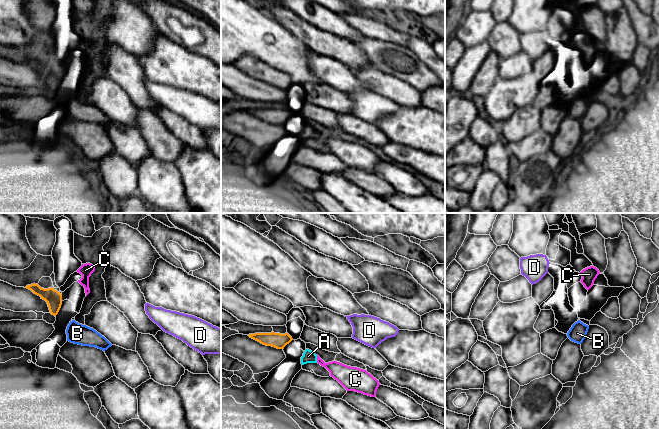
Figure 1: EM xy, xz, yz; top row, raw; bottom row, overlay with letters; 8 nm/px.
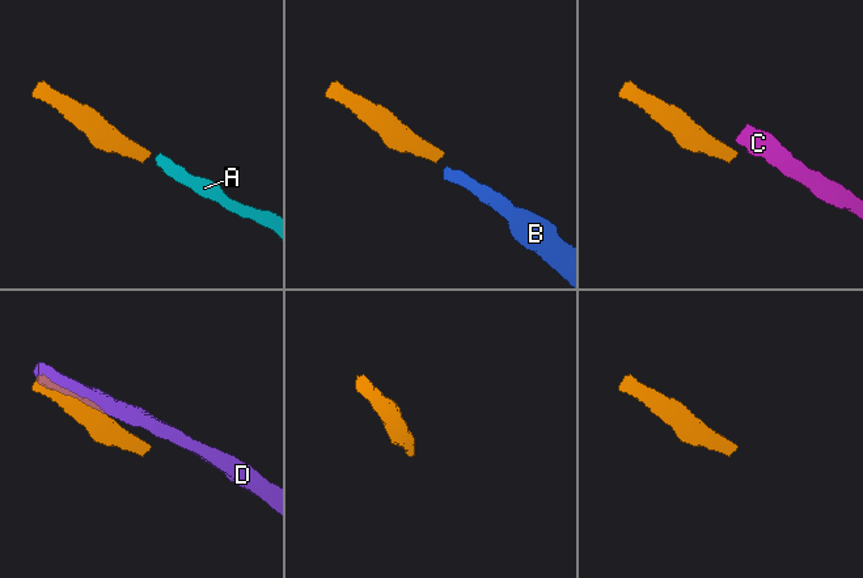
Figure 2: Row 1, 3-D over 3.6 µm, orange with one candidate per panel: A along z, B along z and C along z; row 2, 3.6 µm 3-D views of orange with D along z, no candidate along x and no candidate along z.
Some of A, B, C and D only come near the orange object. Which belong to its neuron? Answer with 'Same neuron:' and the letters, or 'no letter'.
Same neuron: A

